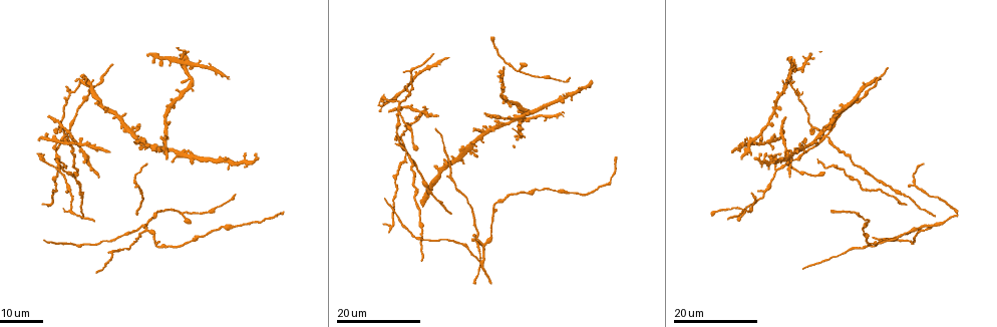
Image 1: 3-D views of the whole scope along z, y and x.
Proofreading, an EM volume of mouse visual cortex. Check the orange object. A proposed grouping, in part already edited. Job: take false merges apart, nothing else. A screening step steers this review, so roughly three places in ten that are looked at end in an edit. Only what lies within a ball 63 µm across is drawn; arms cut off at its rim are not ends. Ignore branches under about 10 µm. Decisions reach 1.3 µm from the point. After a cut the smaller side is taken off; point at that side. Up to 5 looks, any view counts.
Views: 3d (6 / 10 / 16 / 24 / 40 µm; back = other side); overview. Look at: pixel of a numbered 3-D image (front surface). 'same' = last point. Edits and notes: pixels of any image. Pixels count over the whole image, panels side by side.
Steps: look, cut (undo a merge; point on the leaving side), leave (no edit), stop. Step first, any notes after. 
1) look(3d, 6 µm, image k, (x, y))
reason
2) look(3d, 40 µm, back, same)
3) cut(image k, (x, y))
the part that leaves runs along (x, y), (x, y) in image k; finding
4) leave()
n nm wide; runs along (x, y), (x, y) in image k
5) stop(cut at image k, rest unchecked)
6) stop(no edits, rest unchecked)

look(3d, 16 µm, image 1, (818, 174))
calibre changes

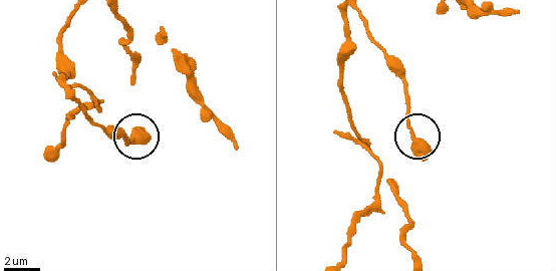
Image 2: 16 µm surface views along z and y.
look(3d, 10 µm, image 2, (411, 129))
zoom in

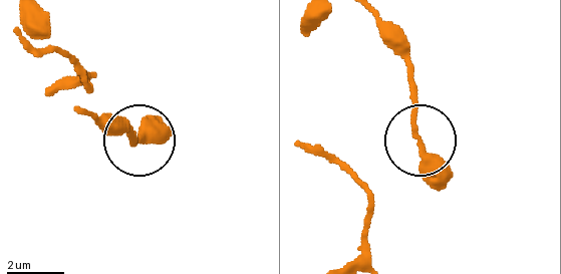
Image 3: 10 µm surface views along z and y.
leave()
continuous, no second cell

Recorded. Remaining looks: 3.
look(3d, 16 µm, image 1, (408, 93))
three arms meet

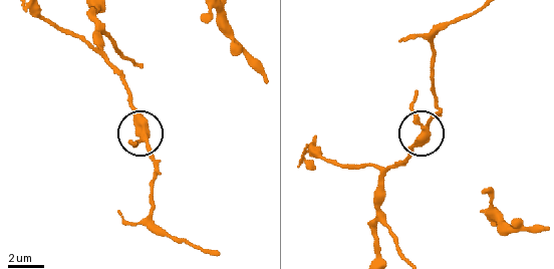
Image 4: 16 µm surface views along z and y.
look(3d, 10 µm, image 4, (147, 140))

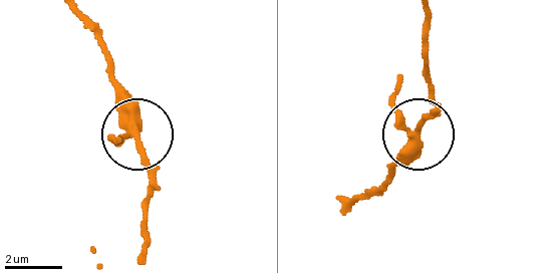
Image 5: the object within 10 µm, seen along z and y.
leave()
runs along (353, 205), (398, 167), (401, 152), (440, 104) in image 5; one cell here

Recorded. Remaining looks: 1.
stop(no edits, rest unchecked)

